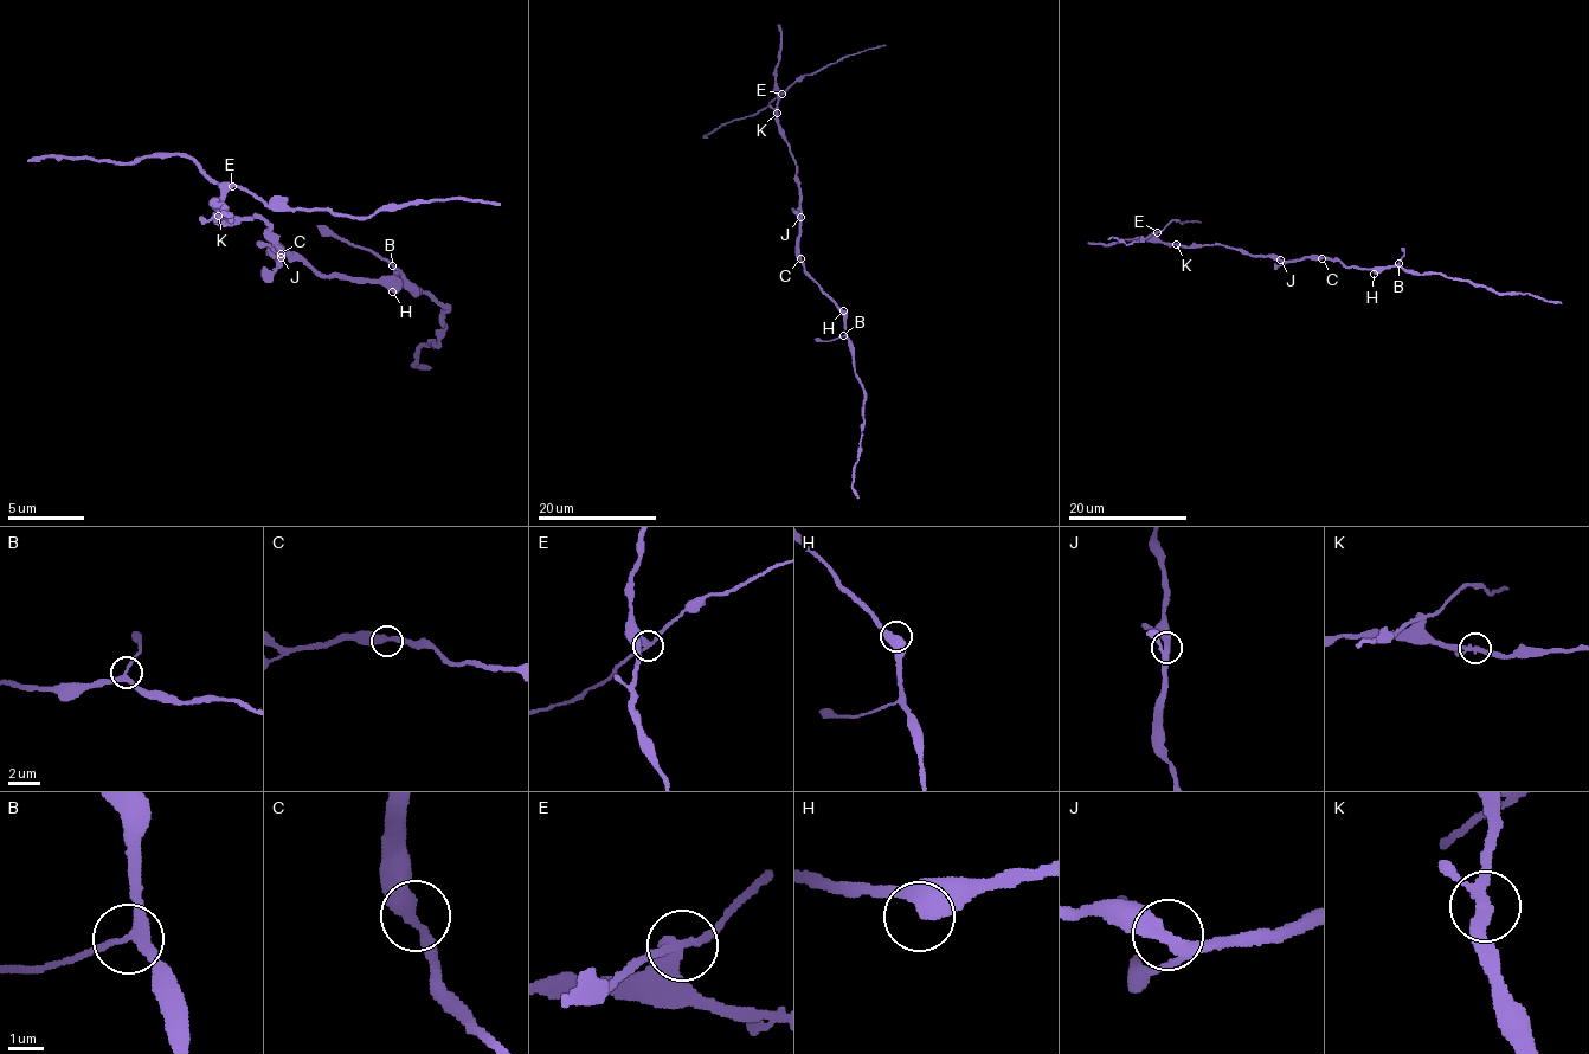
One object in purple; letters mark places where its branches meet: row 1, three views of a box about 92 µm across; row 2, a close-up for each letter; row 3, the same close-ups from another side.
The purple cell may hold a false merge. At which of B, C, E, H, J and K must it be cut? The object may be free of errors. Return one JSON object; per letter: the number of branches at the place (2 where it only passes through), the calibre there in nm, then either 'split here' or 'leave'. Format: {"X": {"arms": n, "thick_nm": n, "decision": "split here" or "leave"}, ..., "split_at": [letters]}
{"B": {"arms": 3, "thick_nm": 240, "decision": "leave"}, "C": {"arms": 2, "thick_nm": 400, "decision": "leave"}, "E": {"arms": 3, "thick_nm": 340, "decision": "split here"}, "H": {"arms": 2, "thick_nm": 480, "decision": "leave"}, "J": {"arms": 3, "thick_nm": 360, "decision": "leave"}, "K": {"arms": 3, "thick_nm": 280, "decision": "leave"}, "split_at": ["E"]}

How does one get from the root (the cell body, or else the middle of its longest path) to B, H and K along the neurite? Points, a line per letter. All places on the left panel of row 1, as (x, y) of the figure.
B: (277, 250), (300, 254), (327, 276), (388, 281), (396, 272), (392, 265)
H: (277, 250), (300, 254), (327, 276), (365, 276), (380, 281), (392, 291)
K: (277, 250), (277, 262), (277, 246), (262, 219), (223, 223), (219, 216)

